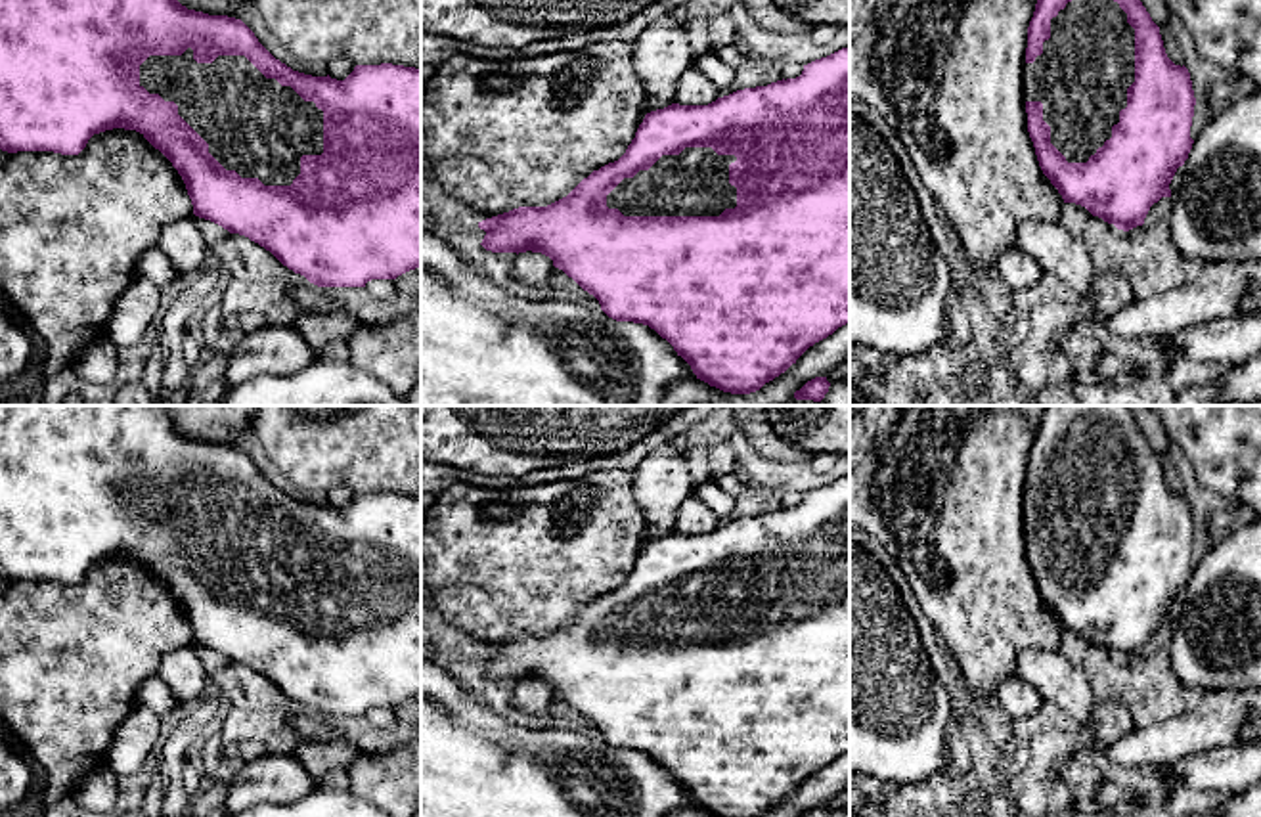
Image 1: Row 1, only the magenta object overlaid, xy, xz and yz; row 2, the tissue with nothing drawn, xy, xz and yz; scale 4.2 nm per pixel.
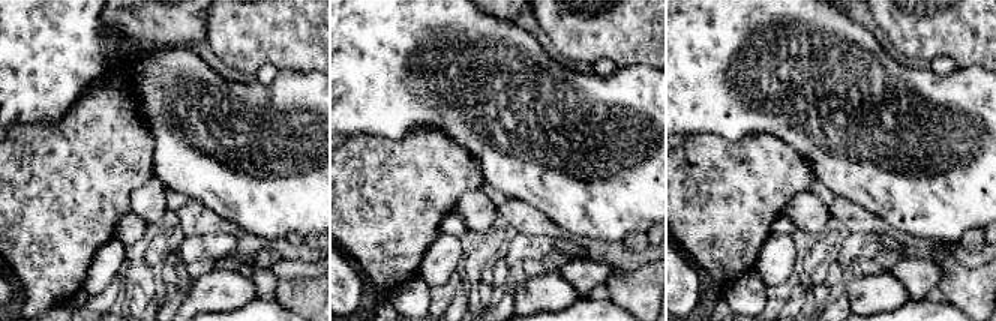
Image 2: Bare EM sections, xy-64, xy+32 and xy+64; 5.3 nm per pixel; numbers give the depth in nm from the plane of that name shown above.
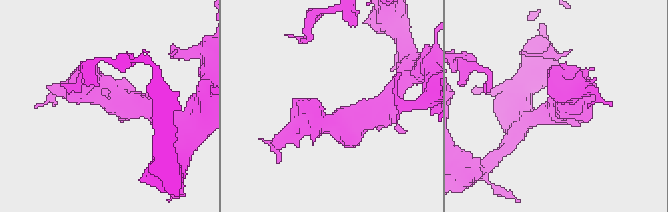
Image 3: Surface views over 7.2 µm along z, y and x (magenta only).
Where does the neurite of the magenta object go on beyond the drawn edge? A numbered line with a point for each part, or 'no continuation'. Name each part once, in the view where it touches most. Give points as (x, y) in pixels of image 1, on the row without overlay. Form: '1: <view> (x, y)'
1: xy (253, 553)

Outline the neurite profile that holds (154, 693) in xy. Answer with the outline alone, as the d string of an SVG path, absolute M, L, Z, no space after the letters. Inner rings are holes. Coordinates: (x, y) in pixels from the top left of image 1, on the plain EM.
M159 673L151 675L140 685L136 693L136 702L151 708L161 718L174 716L180 706L170 687L163 681Z

